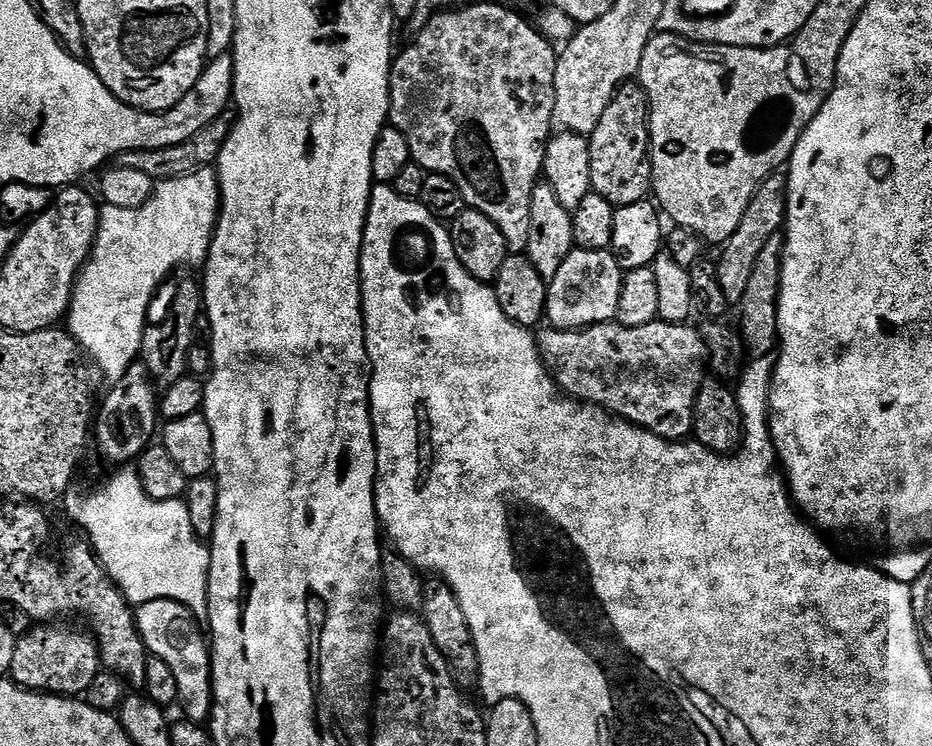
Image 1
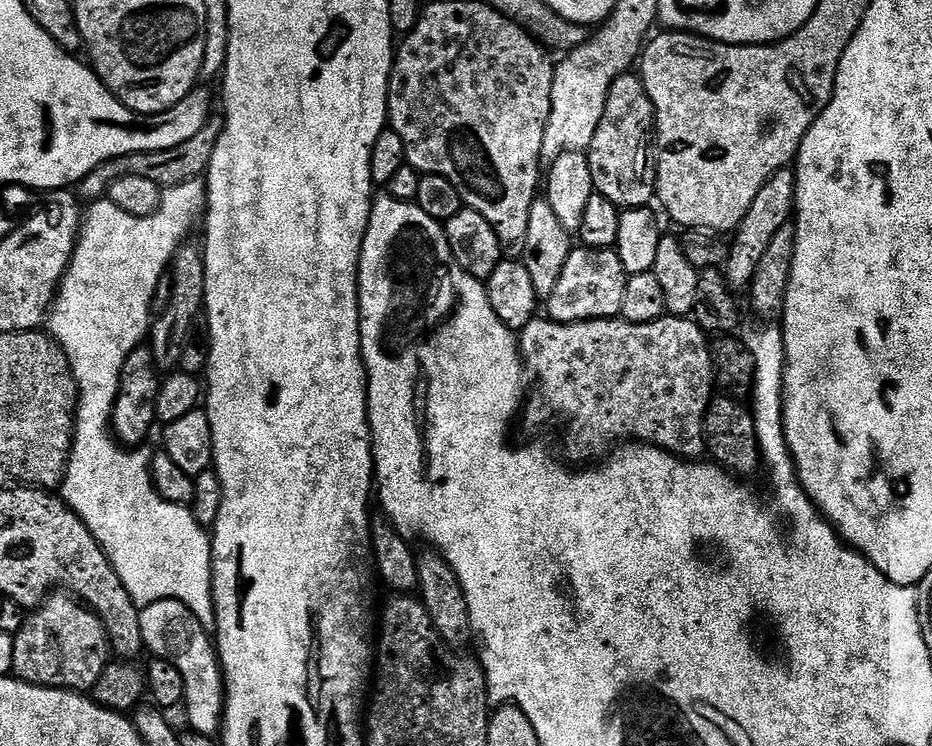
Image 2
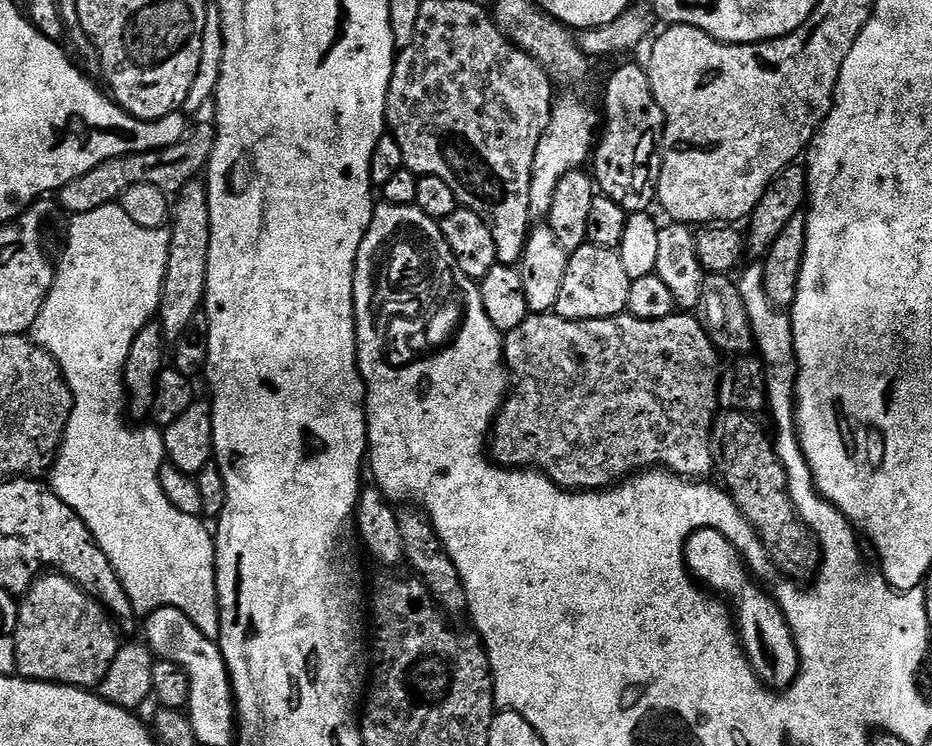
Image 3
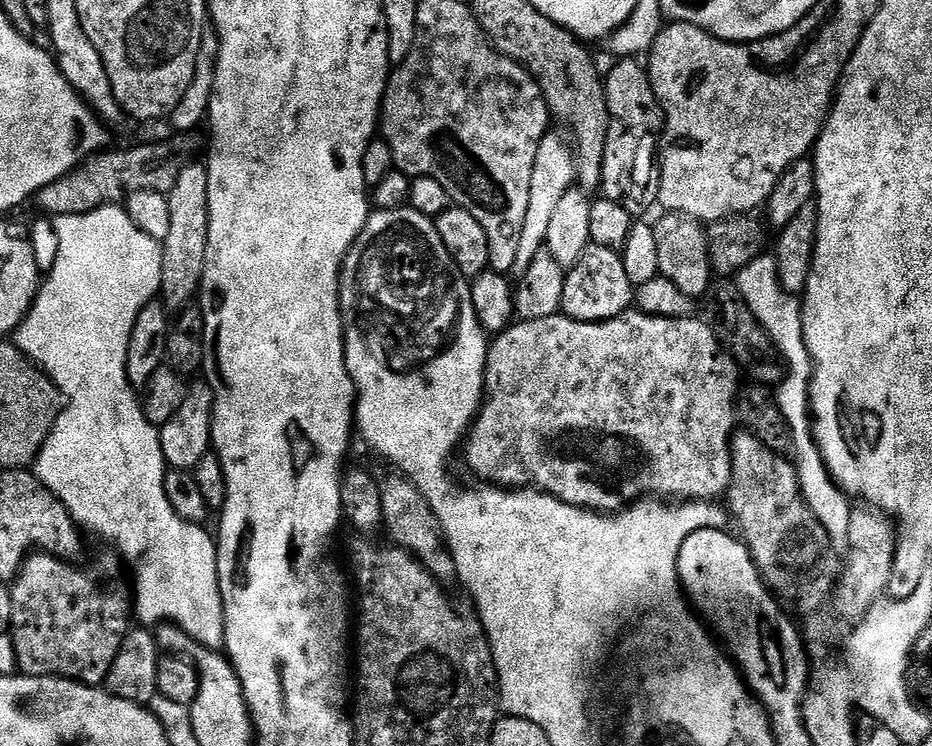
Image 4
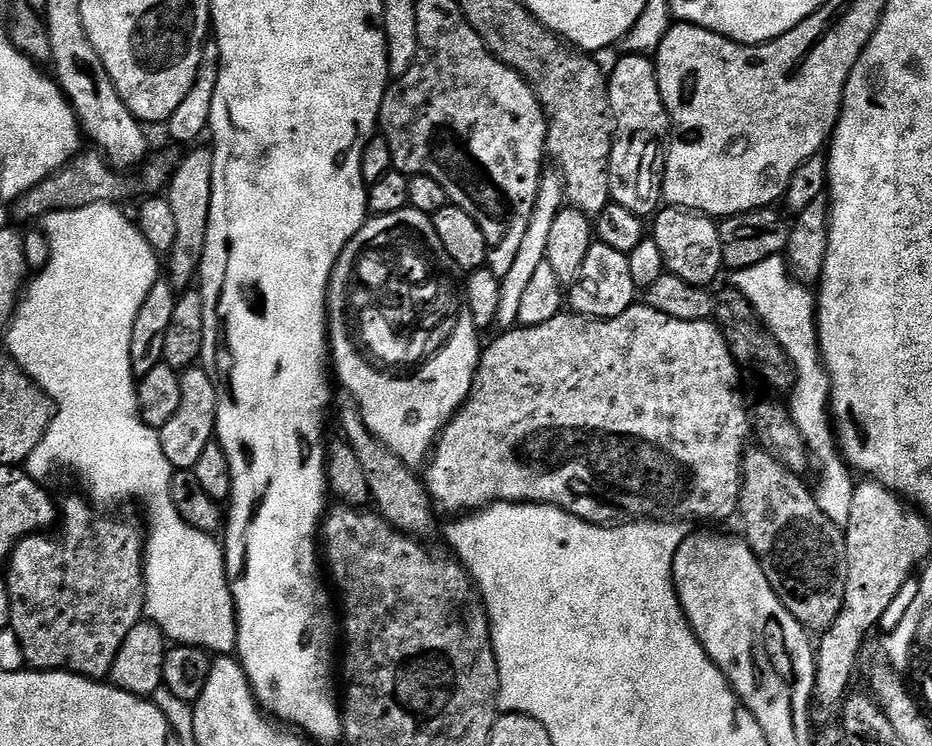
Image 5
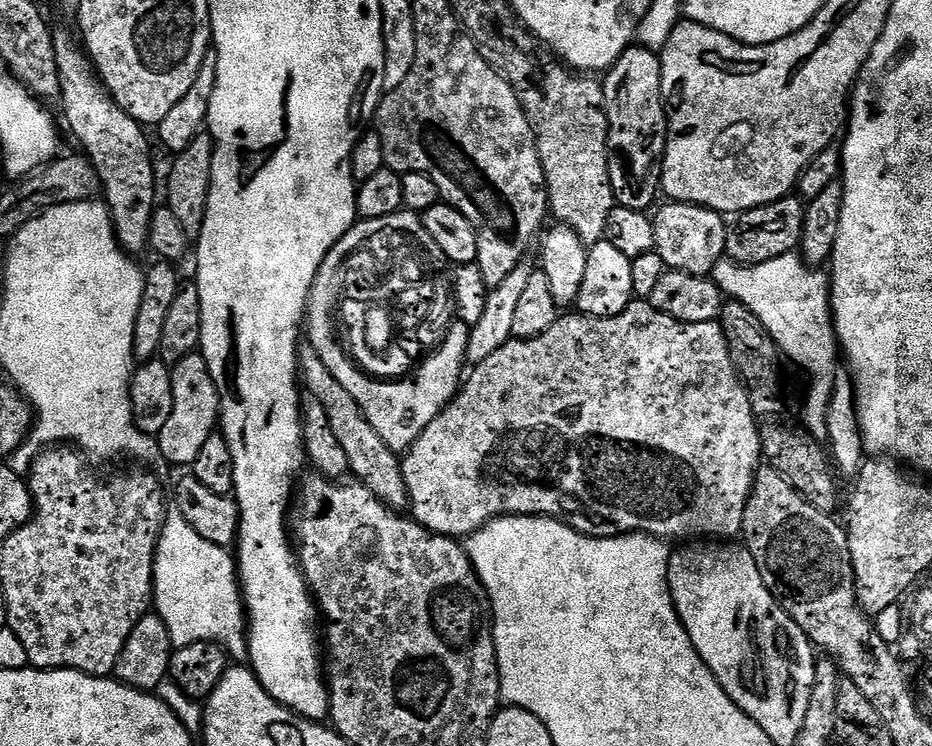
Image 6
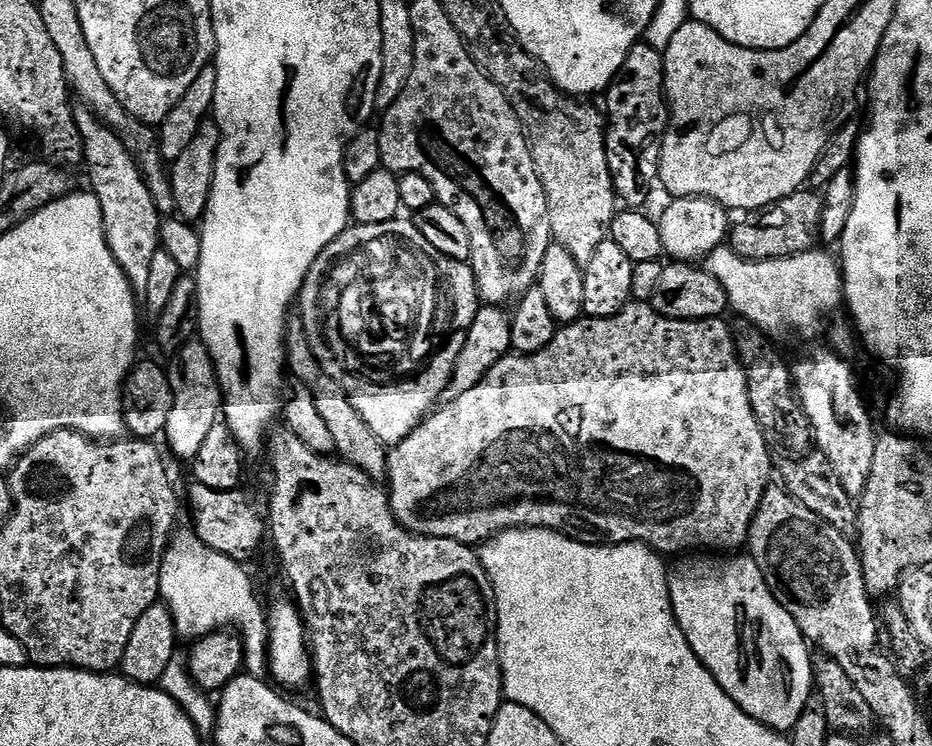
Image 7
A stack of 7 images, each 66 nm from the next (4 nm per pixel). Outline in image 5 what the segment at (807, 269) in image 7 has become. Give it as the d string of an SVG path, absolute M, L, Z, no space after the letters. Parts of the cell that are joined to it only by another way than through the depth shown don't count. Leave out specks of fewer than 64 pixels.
M783 255L766 258L766 262L758 262L758 266L737 268L731 273L731 276L731 287L737 288L742 294L742 298L746 298L746 302L750 302L750 306L754 306L758 318L767 326L770 334L778 341L785 354L788 355L788 360L792 363L794 383L790 389L790 397L792 396L790 411L798 430L801 431L802 438L805 440L805 446L808 447L811 463L814 465L815 471L820 471L820 481L814 484L816 501L822 514L826 514L826 518L830 518L830 522L841 526L847 525L850 518L850 506L854 503L854 490L857 481L852 480L852 476L854 477L853 469L849 468L847 461L837 447L836 434L830 423L832 380L829 379L828 370L824 367L824 361L820 355L820 335L816 333L817 297L809 285L800 284L792 277L792 273L788 270L787 259Z

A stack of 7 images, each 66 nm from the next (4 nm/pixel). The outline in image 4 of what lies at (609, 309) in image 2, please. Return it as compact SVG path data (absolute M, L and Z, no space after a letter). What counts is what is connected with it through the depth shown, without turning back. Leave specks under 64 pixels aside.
M591 243L575 266L567 269L560 303L560 312L563 315L582 322L599 324L629 311L633 304L634 285L630 278L626 278L626 266L621 253Z

